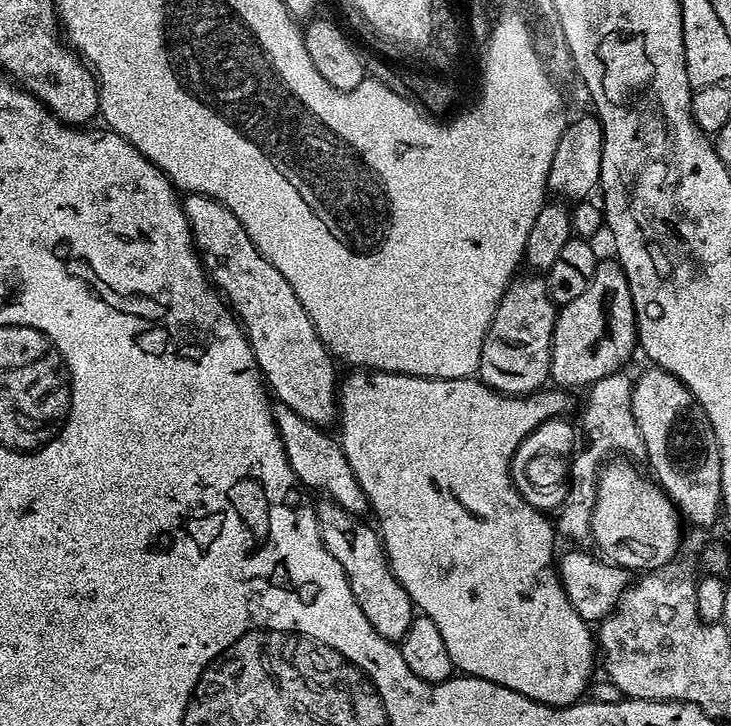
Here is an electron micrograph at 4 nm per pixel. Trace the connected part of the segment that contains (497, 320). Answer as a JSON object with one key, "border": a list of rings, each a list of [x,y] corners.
{"border":[[[527,275],[521,280],[520,277],[513,279],[504,291],[482,342],[478,379],[504,396],[530,396],[541,391],[550,380],[552,335],[558,305],[550,298],[543,275]]]}

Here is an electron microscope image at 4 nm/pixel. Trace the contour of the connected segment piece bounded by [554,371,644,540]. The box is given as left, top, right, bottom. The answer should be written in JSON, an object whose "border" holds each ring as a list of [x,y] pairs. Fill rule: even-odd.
{"border":[[[623,371],[610,374],[587,389],[588,401],[584,404],[584,413],[578,419],[579,427],[588,435],[588,452],[579,453],[578,462],[570,469],[570,487],[568,499],[559,509],[555,517],[554,527],[561,537],[573,536],[580,540],[592,531],[592,507],[596,501],[596,477],[602,462],[607,461],[613,454],[623,454],[628,458],[644,456],[642,434],[634,422],[632,413],[633,377],[624,376]]]}

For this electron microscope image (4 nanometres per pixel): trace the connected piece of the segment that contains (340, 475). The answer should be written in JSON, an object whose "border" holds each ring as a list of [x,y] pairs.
{"border":[[[277,403],[272,410],[276,420],[276,429],[280,435],[282,446],[286,450],[286,458],[290,462],[290,470],[300,479],[305,489],[333,500],[342,510],[353,514],[364,514],[369,511],[366,490],[354,478],[354,470],[350,470],[350,462],[346,462],[346,454],[340,449],[339,439],[335,435],[327,436],[325,429],[317,424],[306,422],[300,414],[294,414],[290,406]]]}

